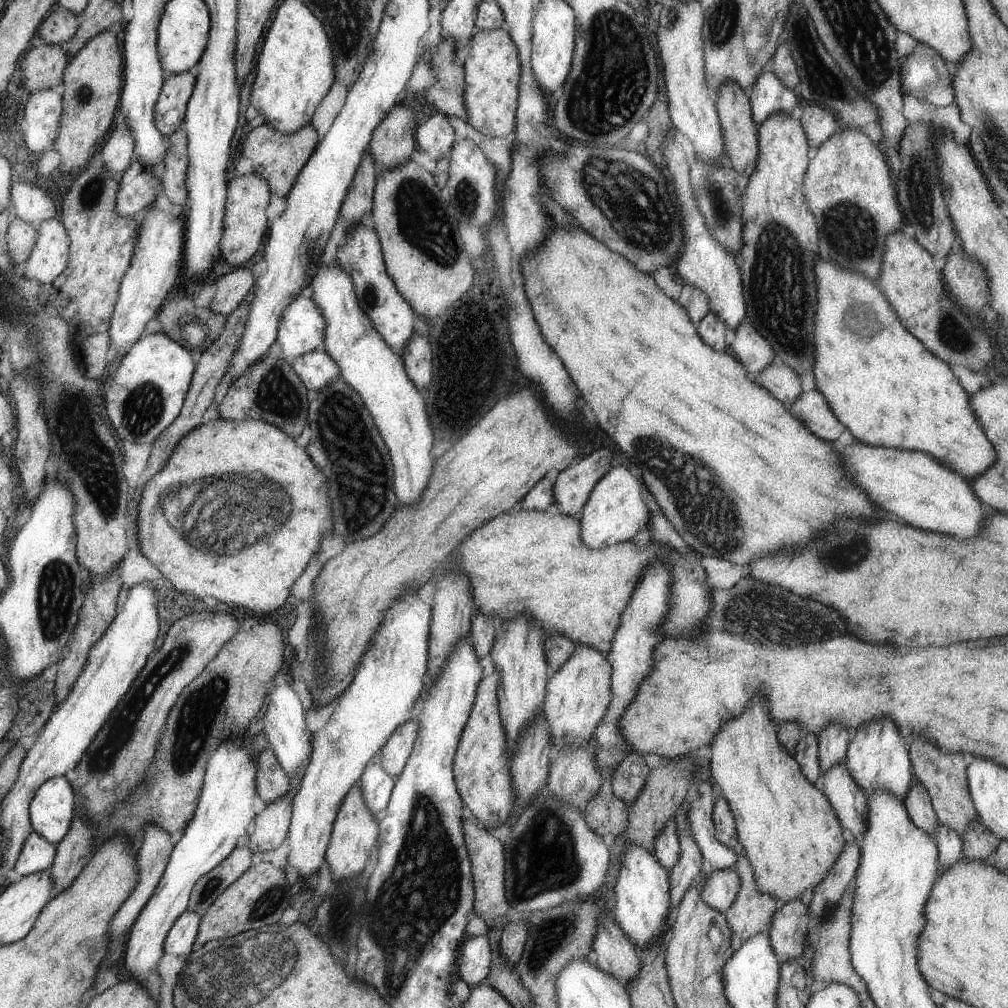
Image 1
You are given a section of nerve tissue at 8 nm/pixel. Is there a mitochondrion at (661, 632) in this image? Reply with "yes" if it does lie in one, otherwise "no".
no

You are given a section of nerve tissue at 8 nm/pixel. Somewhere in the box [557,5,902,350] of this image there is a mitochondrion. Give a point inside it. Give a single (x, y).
(612, 83)

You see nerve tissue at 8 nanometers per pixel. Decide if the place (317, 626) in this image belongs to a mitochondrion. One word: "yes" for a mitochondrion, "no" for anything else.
no

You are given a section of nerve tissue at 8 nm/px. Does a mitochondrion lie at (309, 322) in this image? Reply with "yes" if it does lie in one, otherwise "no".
no

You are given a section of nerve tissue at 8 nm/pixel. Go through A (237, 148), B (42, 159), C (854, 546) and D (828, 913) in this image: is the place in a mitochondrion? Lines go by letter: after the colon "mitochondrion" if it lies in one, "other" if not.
A: other
B: other
C: mitochondrion
D: other

